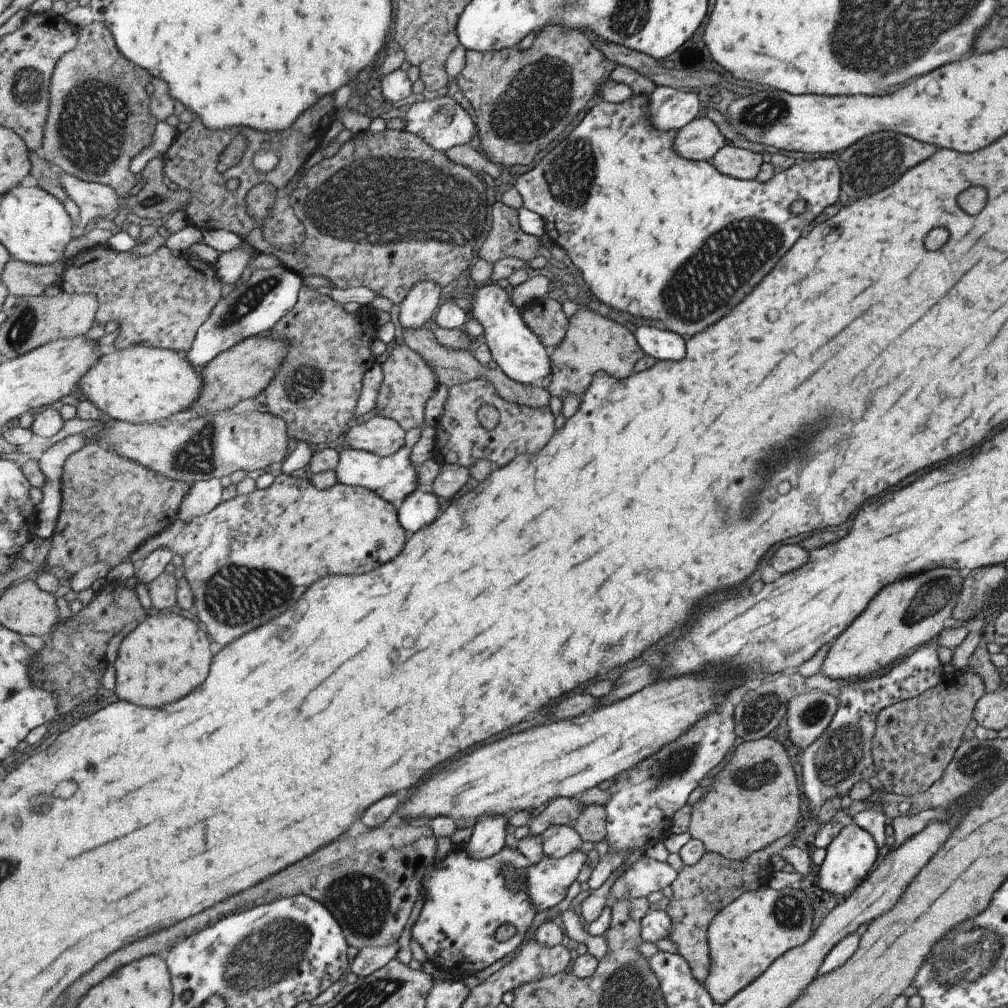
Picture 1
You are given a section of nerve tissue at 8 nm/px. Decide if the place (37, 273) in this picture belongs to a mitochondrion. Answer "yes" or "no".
no

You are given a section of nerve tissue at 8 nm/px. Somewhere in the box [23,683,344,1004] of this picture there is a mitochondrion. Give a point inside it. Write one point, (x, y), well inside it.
(262, 956)

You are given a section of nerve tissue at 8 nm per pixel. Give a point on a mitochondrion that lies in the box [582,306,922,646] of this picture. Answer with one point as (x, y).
(763, 475)

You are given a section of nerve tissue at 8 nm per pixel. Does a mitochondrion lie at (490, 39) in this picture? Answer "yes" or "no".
no

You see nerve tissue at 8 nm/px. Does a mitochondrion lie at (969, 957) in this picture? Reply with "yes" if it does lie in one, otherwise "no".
yes

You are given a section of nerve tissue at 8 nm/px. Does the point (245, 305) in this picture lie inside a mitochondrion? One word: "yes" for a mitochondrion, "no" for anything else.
yes

